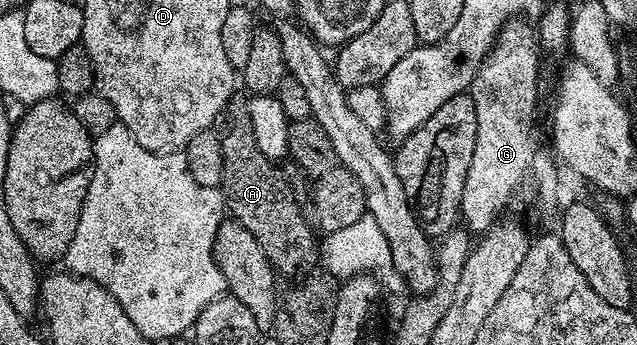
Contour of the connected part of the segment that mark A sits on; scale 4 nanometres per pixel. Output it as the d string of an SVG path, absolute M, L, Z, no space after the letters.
M240 93L233 94L228 100L226 119L227 115L228 128L220 135L224 174L222 194L227 214L246 229L250 229L262 253L266 253L273 271L281 276L307 276L318 263L318 239L312 236L313 224L304 220L287 177L276 168L279 166L268 159L262 149L258 149L254 125L250 121L248 99L240 96Z

